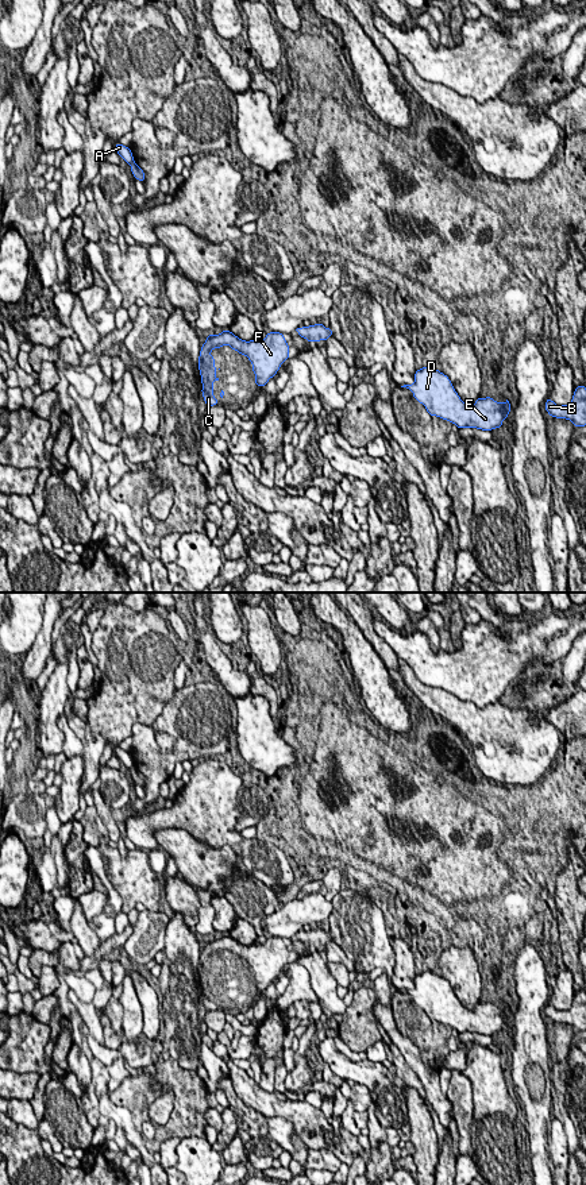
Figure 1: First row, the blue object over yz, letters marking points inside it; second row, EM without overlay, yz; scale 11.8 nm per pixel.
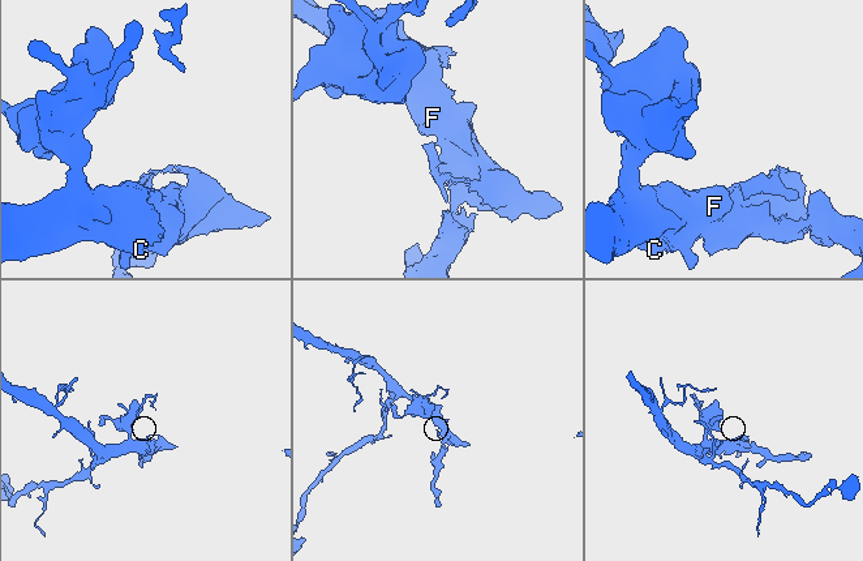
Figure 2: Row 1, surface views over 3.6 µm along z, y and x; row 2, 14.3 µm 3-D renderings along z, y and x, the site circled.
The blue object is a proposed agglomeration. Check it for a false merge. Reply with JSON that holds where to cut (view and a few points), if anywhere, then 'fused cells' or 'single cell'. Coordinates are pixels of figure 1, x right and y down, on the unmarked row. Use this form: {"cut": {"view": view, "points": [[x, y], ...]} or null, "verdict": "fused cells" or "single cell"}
{"cut": {"view": "yz", "points": [[132, 764], [128, 768]]}, "verdict": "fused cells"}

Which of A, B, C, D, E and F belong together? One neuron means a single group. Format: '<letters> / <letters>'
A / B C D E F

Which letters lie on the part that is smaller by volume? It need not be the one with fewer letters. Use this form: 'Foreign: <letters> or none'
Foreign: A

